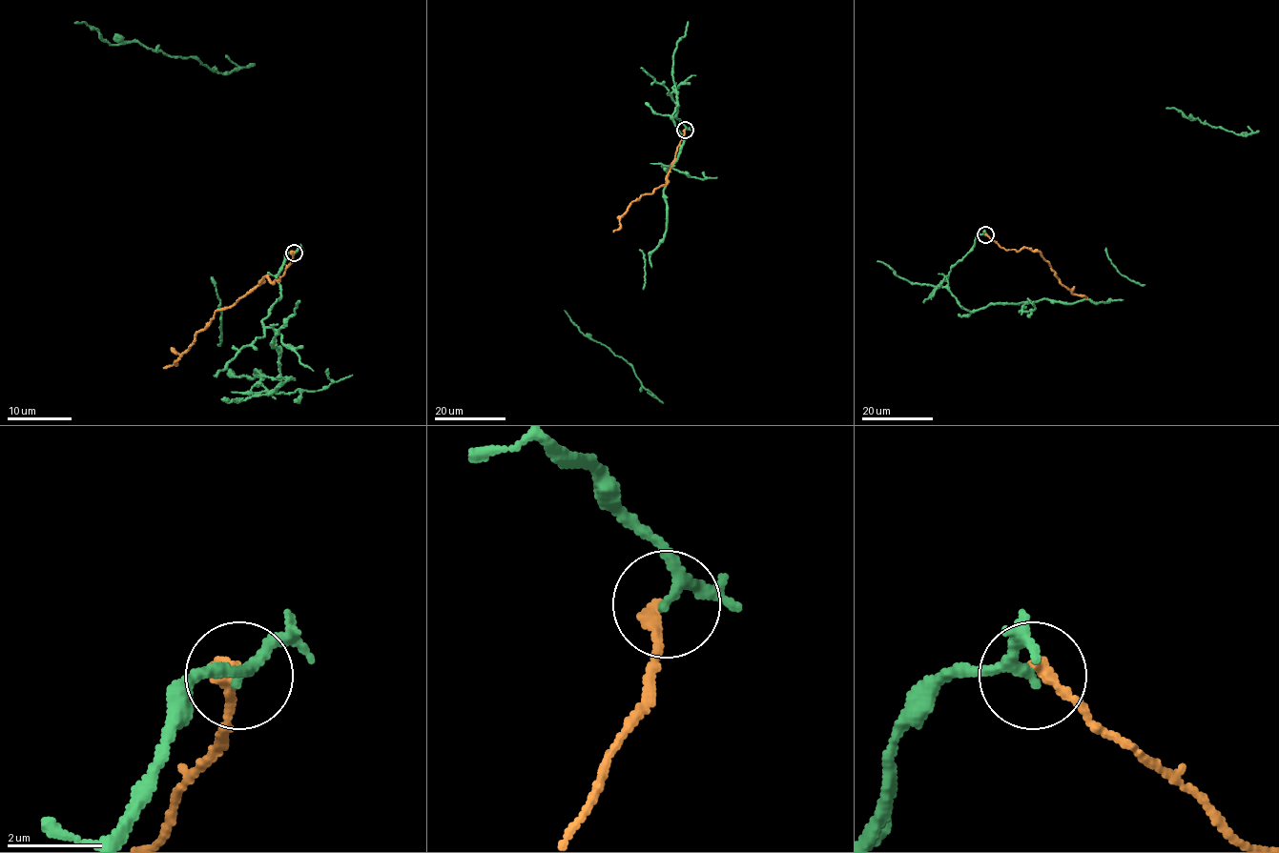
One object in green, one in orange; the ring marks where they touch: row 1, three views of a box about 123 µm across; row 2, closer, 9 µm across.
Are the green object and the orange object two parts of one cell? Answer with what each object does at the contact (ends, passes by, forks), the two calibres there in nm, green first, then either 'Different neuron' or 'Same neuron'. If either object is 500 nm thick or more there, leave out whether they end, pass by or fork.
At the ring green passes by. At the ring orange ends. Thickness 200 nm (green) against 300 nm. Different neuron

